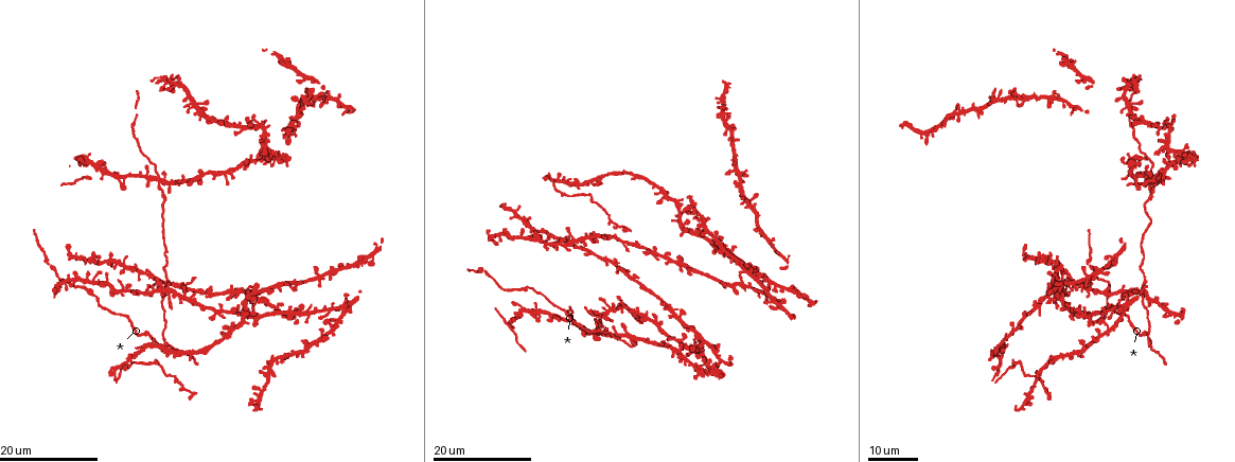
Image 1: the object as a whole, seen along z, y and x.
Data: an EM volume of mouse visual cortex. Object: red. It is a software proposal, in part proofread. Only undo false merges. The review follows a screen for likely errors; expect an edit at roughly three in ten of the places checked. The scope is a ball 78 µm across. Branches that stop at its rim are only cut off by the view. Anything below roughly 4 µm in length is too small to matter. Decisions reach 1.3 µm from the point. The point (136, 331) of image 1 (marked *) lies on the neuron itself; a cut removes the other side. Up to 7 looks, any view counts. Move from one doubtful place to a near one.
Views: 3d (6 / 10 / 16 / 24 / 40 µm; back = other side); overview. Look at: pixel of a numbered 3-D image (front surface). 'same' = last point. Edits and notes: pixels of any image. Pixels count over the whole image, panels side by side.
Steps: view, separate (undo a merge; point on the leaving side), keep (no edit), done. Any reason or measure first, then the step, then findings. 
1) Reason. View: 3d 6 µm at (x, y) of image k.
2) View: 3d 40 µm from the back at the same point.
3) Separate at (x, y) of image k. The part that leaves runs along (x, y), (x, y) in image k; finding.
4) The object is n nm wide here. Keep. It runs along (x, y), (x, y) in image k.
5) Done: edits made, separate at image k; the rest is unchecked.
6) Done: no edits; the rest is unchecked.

Thin arm on a thick one. View: 3d 16 µm at (599, 328) of image 1.

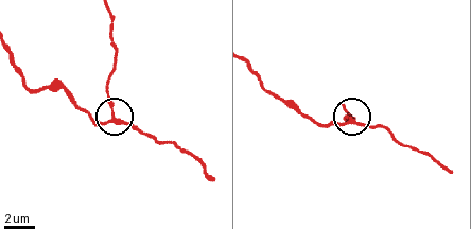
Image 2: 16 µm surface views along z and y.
Zoom in. View: 3d 10 µm at (112, 117) of image 2.

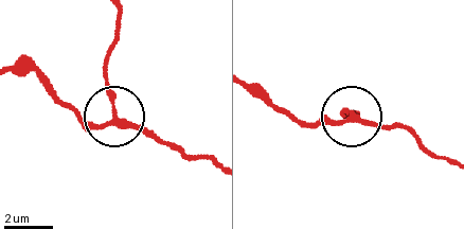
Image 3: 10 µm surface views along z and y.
The object is 200 nm wide here. Keep. It runs along (251, 86), (269, 104), (306, 122), (360, 120), (402, 128) in image 3; one neuron here.

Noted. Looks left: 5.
Narrows sharply. View: 3d 24 µm at (585, 196) of image 1.

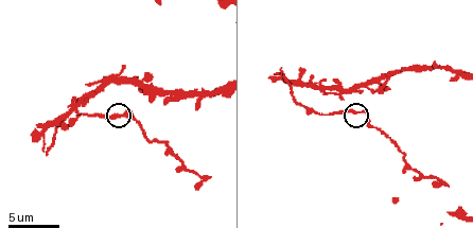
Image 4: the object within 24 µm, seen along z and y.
View: 3d 10 µm at (122, 113) of image 4.

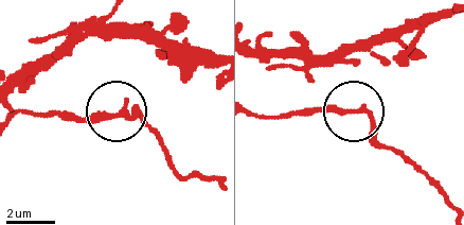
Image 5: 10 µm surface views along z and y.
Keep. All the same neuron.

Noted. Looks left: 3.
Looks like a crossing. View: 3d 16 µm at (161, 180) of image 1.

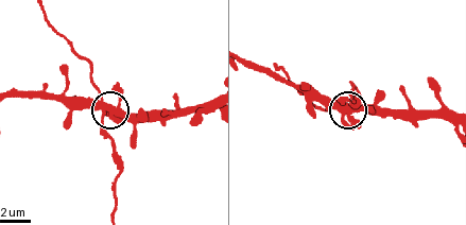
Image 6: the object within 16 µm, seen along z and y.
View: 3d 6 µm at (344, 112) of image 6.

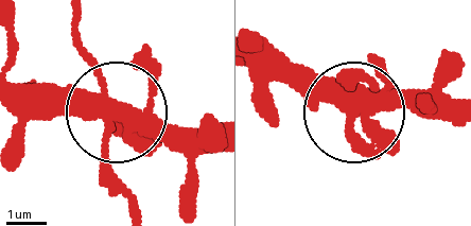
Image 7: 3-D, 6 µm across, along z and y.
Keep. It runs along (138, 213), (107, 162), (107, 111), (16, 111) in image 7; all the same neuron.

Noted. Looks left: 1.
Done: no edits; the rest is unchecked.

